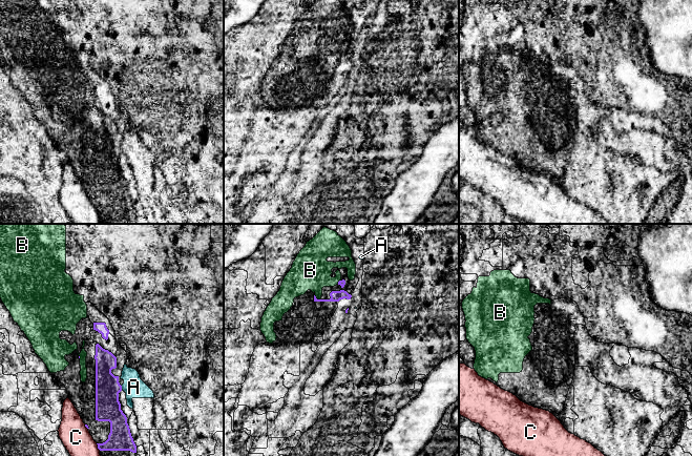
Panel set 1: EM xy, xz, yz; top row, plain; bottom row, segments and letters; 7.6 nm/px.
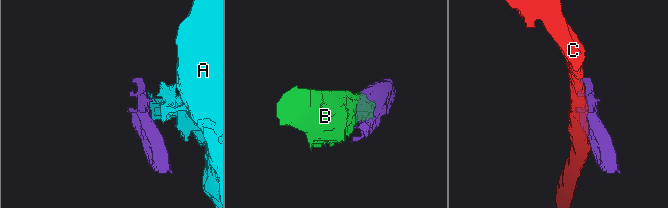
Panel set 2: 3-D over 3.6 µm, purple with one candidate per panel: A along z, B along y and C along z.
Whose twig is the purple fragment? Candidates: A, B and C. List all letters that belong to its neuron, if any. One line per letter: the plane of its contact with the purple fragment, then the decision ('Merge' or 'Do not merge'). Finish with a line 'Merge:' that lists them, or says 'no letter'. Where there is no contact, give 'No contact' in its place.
A: Touches purple in xy. Do not merge
B: Touches purple in xz. Merge
C: Touches purple in xy. Do not merge
Merge: B

